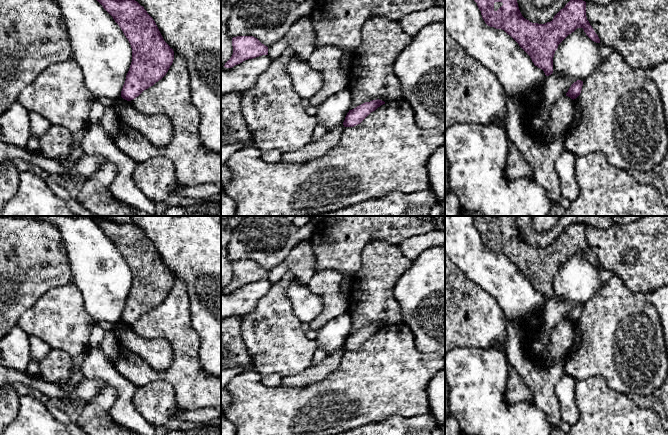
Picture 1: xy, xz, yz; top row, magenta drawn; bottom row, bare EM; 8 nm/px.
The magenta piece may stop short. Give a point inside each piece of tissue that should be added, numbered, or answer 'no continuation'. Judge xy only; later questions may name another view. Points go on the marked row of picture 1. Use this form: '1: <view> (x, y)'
no continuation

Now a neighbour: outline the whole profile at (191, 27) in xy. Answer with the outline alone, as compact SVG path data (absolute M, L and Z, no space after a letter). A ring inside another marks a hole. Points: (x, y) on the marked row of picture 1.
M135 0L155 21L164 41L174 52L181 53L186 61L190 77L190 92L192 102L200 113L201 121L199 126L200 140L203 146L212 152L221 154L221 0Z

